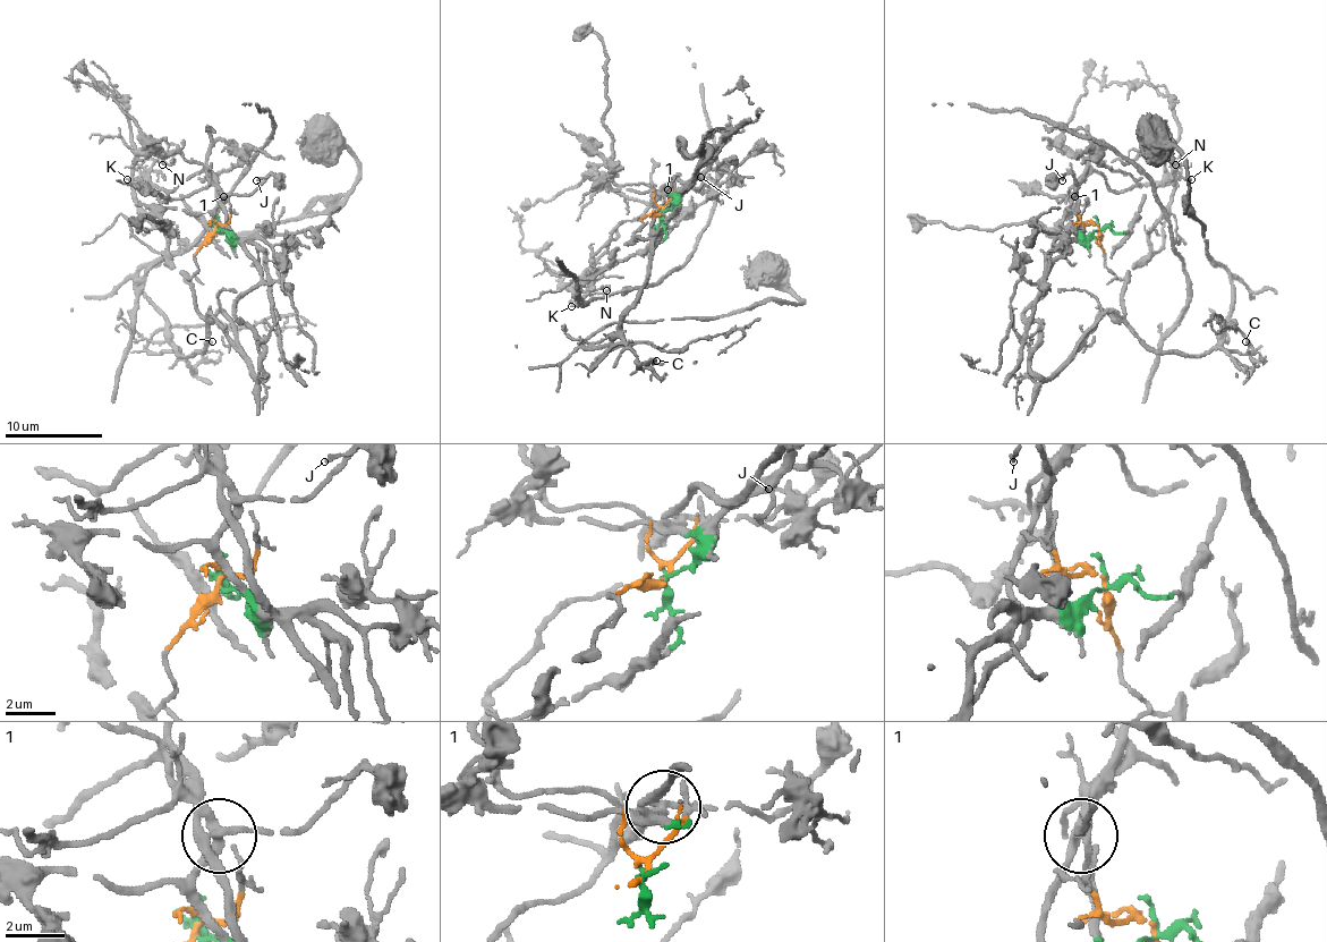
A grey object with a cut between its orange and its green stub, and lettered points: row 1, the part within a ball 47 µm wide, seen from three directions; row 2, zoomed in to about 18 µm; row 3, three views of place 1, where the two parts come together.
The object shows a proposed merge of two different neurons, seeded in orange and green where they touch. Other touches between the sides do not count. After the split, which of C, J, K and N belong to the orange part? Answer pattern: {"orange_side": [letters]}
{"orange_side": ["C", "J", "N"]}

